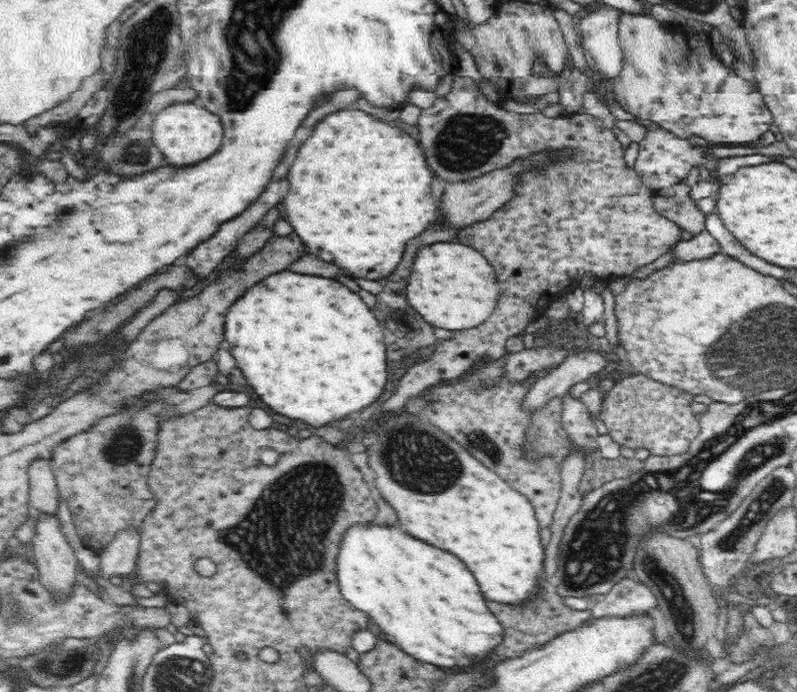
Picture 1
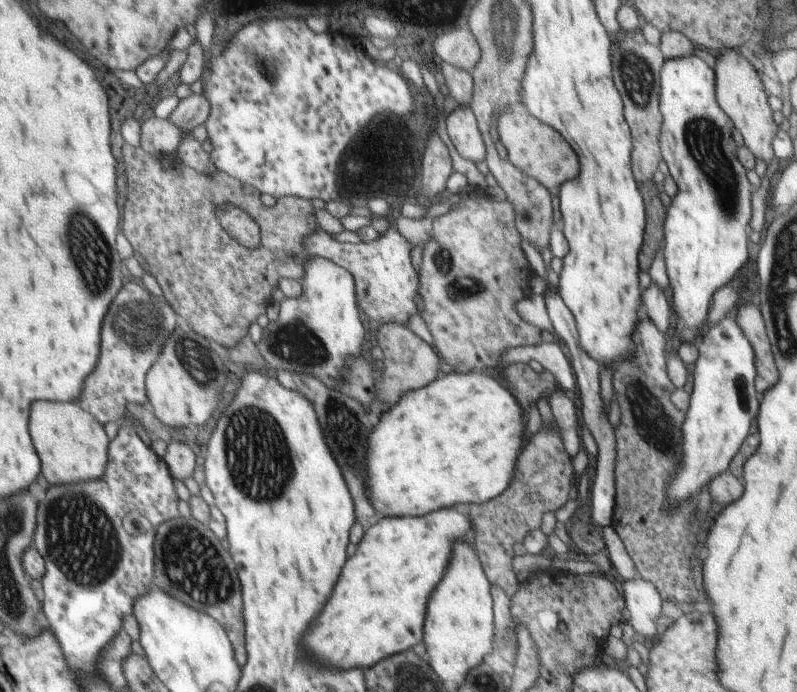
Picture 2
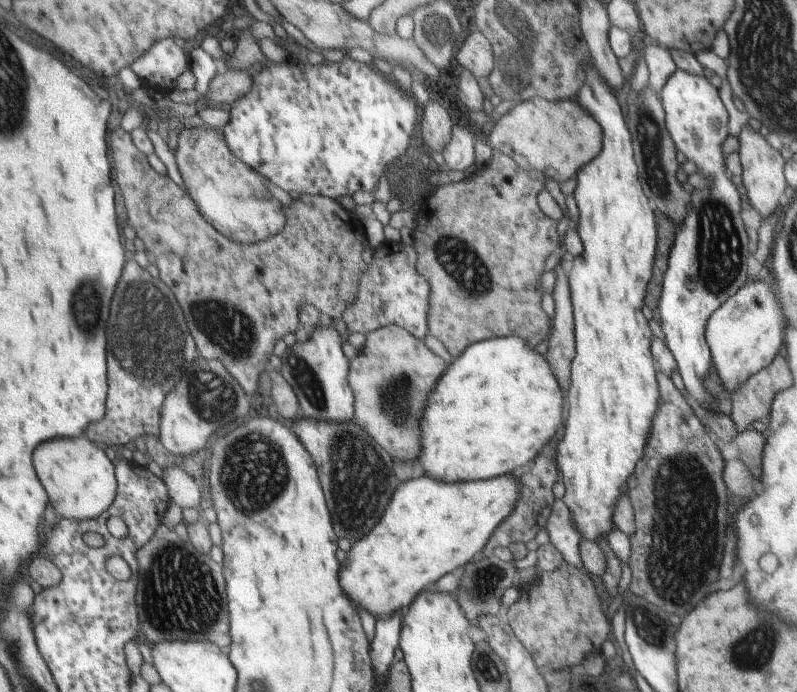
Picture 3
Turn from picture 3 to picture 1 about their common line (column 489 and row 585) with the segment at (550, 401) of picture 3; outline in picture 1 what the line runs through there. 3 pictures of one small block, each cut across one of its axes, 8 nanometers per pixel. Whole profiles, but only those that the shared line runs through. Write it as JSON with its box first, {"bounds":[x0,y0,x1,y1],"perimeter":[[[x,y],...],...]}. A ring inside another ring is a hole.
{"bounds":[335,524,503,668],"perimeter":[[[351,524],[340,541],[335,571],[344,598],[358,610],[370,614],[384,634],[392,638],[390,641],[414,659],[437,667],[462,668],[478,662],[503,641],[503,627],[486,608],[472,572],[456,555],[428,544],[400,527]]]}

